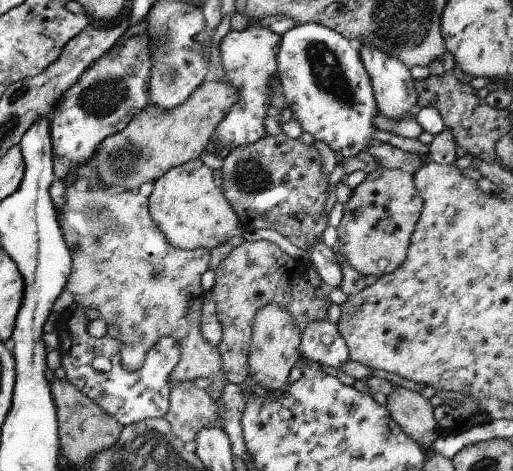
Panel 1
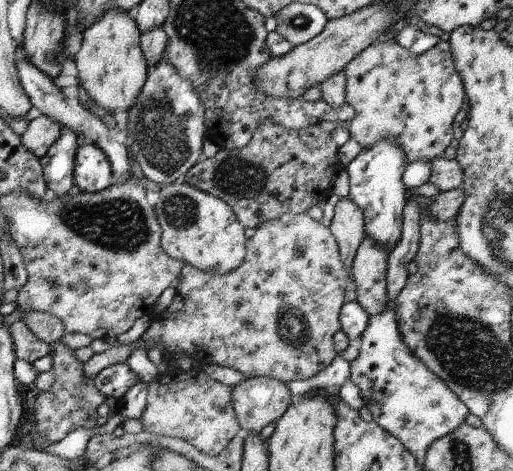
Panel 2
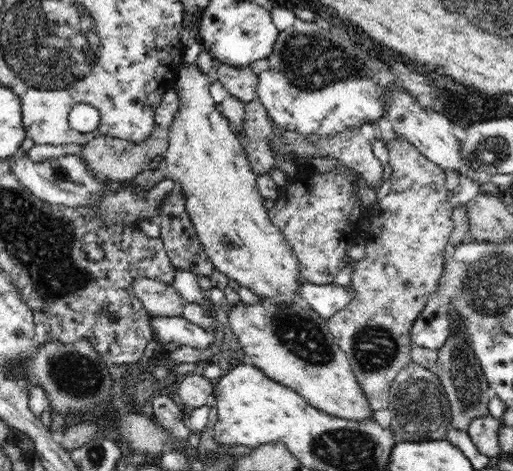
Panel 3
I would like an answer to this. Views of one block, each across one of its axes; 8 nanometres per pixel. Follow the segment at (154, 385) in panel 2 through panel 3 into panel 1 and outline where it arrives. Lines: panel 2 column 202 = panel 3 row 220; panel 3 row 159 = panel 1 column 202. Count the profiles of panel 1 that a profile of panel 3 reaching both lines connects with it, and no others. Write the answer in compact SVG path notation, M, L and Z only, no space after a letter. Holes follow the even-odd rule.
M194 381L180 382L172 387L171 410L167 412L164 418L170 422L171 432L186 444L196 440L196 434L204 428L218 427L218 406L216 398L212 397L205 389L198 388Z

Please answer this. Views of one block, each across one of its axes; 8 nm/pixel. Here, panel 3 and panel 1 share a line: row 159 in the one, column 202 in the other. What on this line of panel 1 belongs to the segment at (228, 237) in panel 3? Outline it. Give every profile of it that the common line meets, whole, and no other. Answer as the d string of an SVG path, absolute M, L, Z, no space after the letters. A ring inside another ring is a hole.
M200 158L171 168L155 180L149 200L152 220L176 248L212 250L232 241L234 236L242 235L240 220L226 200L213 170Z

